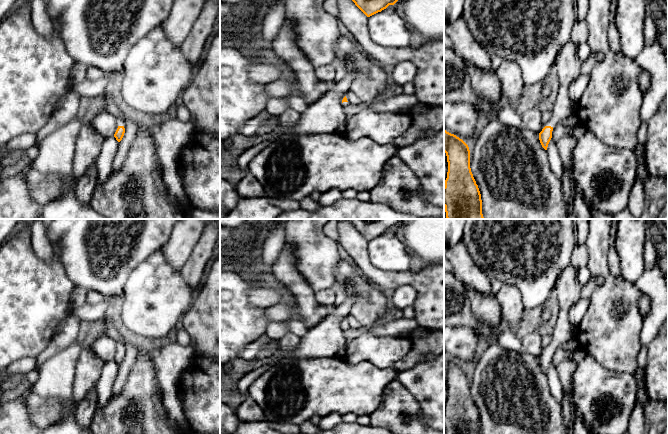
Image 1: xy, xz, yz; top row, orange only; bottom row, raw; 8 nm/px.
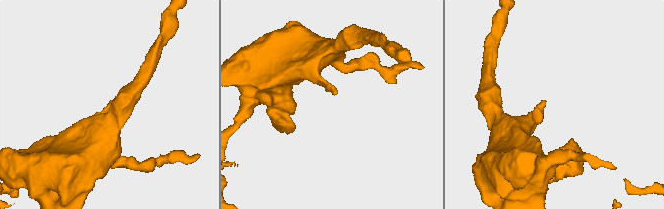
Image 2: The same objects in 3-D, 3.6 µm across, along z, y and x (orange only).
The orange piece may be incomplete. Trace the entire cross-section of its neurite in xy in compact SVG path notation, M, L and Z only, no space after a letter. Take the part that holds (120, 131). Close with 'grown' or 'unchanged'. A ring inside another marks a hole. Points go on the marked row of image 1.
M116 117L116 118L117 118L117 123L118 123L118 128L114 134L114 137L116 138L118 142L120 142L124 136L125 128L123 126L123 122L121 118L120 117Z; grown

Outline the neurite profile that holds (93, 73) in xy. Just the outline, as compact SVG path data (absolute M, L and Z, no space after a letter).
M88 66L87 67L87 78L89 80L97 80L104 76L104 71L95 67L95 66Z

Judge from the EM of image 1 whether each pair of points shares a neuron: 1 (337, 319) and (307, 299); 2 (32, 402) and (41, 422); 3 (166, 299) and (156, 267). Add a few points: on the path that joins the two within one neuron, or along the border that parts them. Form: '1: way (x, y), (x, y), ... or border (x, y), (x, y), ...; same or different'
1: border (330, 311), (318, 323), (309, 327); different
2: way (37, 407), (41, 411), (41, 417); same
3: way (158, 291), (156, 289), (156, 275); same

